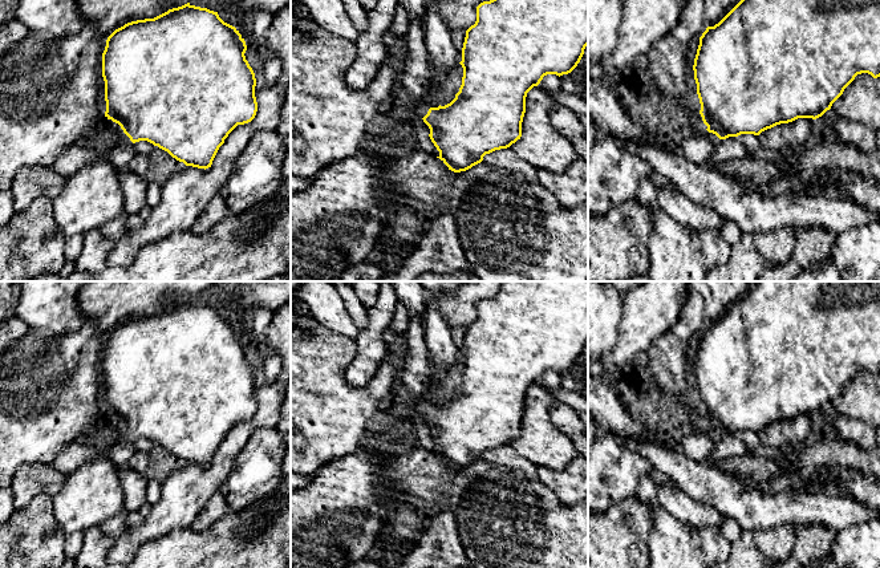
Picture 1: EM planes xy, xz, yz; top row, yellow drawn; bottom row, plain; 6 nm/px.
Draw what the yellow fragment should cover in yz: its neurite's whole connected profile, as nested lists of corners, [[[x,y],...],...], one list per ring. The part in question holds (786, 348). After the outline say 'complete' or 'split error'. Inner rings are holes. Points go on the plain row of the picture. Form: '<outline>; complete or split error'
[[[751,281],[750,289],[718,321],[707,324],[702,330],[693,368],[701,401],[699,411],[714,445],[729,434],[759,433],[767,426],[798,415],[816,417],[831,406],[857,372],[880,374],[880,281]]]; split error

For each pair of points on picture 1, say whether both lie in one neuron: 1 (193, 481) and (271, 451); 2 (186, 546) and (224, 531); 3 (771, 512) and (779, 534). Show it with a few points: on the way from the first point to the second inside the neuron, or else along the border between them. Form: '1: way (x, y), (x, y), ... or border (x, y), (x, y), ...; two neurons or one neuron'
1: border (250, 437), (235, 461), (231, 475), (218, 490); two neurons
2: way (195, 546), (210, 546), (215, 540); one neuron
3: border (795, 527), (777, 524), (751, 531); two neurons

